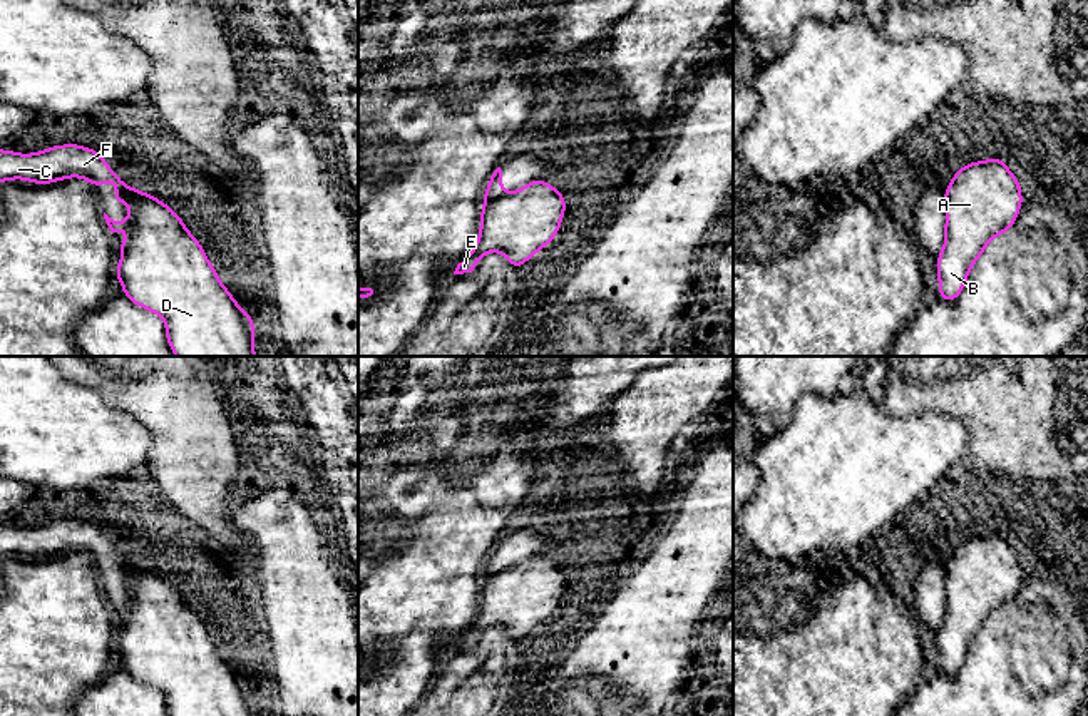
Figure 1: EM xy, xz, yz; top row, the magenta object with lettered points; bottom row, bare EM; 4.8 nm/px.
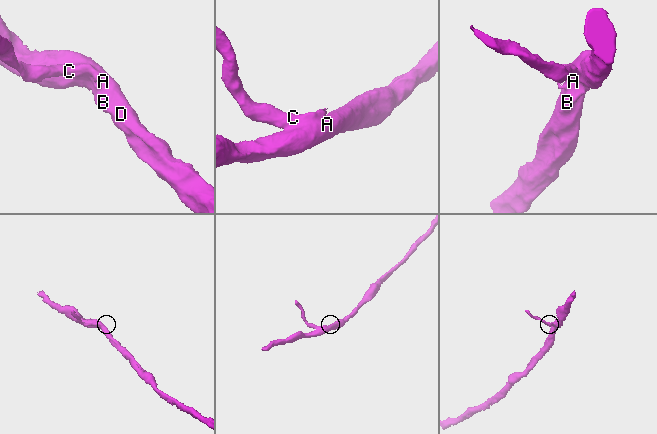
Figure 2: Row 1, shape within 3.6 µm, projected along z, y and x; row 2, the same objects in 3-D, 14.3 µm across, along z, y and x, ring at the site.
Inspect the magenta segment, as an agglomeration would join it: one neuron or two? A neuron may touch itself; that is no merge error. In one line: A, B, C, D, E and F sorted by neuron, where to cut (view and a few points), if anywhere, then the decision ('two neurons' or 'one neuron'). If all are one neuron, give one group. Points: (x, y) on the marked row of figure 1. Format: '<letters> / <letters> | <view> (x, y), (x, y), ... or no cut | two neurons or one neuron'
A B D E / C F | xz (509, 193), (484, 203) | two neurons

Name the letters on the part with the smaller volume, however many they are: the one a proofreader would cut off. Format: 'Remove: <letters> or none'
Remove: C, F

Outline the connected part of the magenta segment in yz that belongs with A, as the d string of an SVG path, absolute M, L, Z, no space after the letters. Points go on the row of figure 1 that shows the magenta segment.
M996 156L976 161L954 172L942 191L946 204L946 239L937 253L939 299L956 301L966 286L971 268L983 256L986 246L1003 233L1009 233L1023 206L1023 192L1018 177L1006 162Z

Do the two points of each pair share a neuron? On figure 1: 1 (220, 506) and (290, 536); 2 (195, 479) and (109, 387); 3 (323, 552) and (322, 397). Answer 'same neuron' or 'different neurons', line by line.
1: different neurons
2: same neuron
3: same neuron

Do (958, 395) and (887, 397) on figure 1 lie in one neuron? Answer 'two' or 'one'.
one

